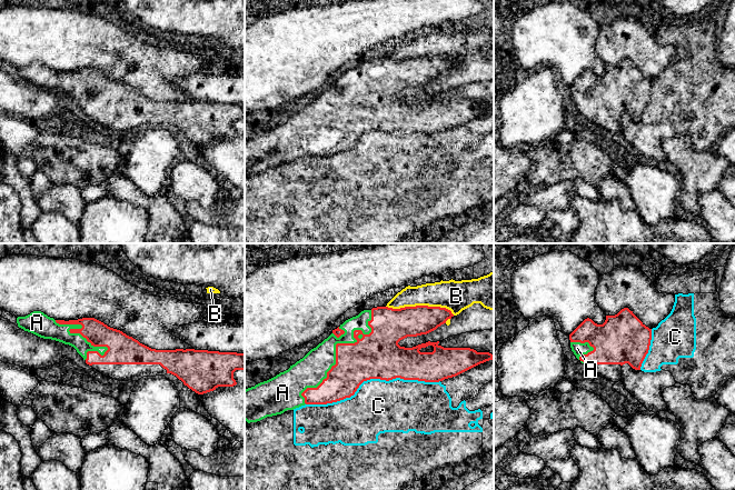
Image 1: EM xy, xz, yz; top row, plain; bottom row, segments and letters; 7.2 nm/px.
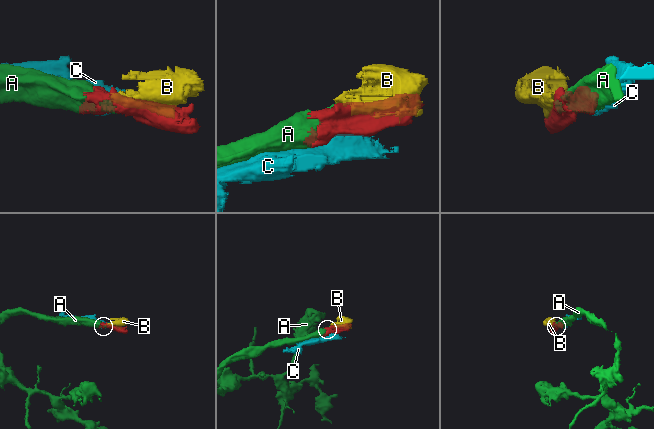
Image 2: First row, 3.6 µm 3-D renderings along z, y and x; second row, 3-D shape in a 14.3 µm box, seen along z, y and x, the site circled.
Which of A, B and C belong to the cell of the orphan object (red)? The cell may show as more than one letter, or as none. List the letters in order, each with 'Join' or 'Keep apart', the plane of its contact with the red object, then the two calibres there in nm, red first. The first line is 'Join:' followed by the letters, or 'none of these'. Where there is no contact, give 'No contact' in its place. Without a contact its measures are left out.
Join: A
A: Join. Touches red in xz. Thickness 300 nm (red) against 220 nm
B: Keep apart. Touches red in xz. Thickness 240 nm (red) against 220 nm
C: Keep apart. Touches red in xz. Thickness 340 nm (red) against 380 nm

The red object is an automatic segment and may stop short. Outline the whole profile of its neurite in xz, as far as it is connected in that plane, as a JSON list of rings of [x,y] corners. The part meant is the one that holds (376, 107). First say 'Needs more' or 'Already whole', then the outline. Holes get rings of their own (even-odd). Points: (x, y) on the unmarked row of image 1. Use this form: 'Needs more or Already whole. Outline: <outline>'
Needs more. Outline: [[[416,57],[393,60],[377,58],[364,61],[358,67],[346,71],[332,84],[311,100],[302,110],[276,128],[260,133],[245,141],[245,171],[250,173],[260,172],[267,168],[281,166],[287,161],[294,161],[305,156],[327,156],[350,149],[359,137],[370,130],[393,131],[418,131],[425,133],[439,133],[456,128],[480,114],[494,111],[489,103],[477,103],[470,99],[444,99],[437,93],[426,93],[413,99],[400,98],[398,93],[407,88],[427,86],[451,70],[450,61],[440,58]]]

